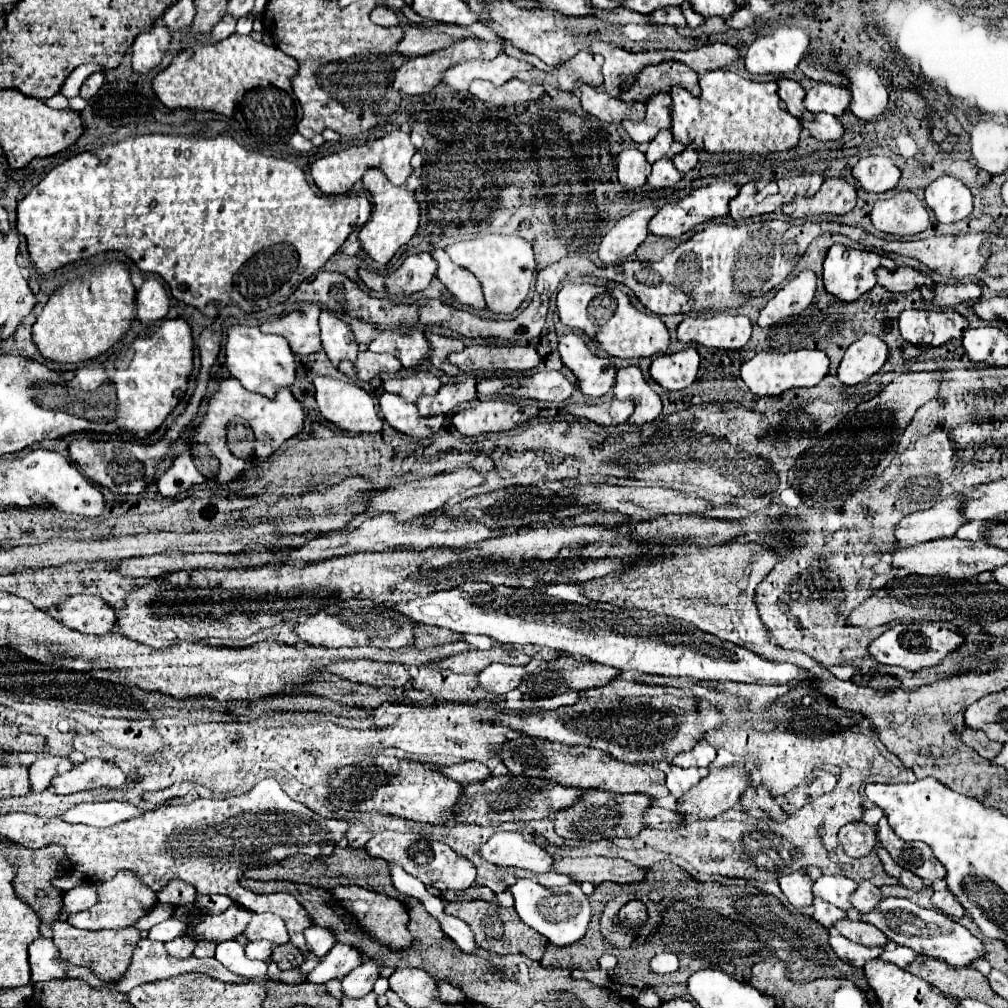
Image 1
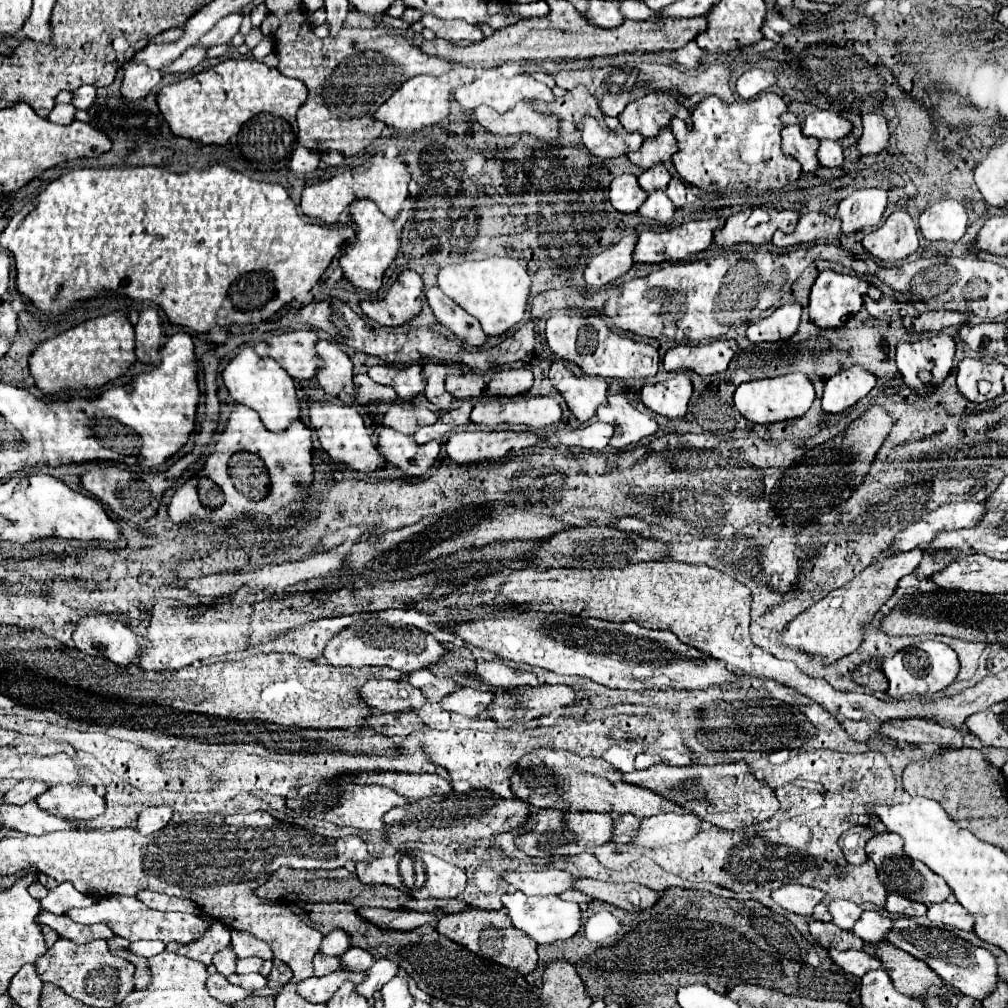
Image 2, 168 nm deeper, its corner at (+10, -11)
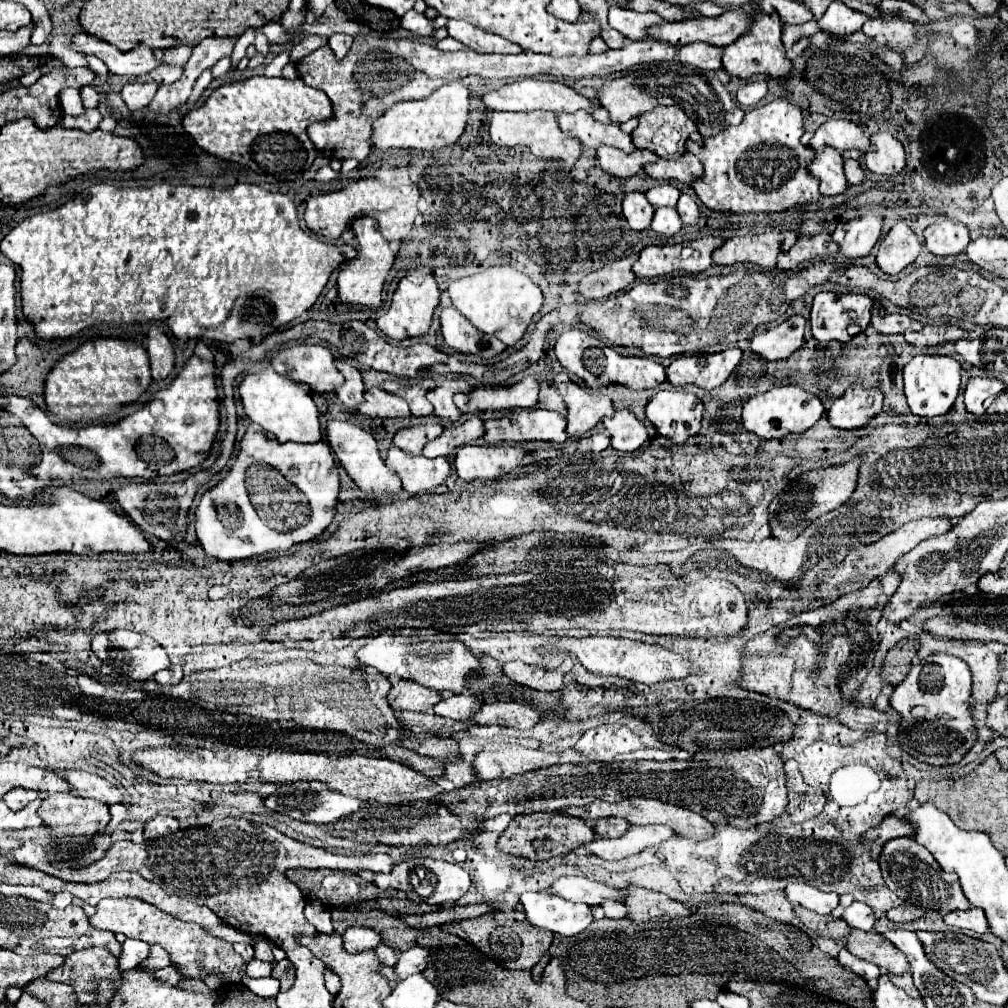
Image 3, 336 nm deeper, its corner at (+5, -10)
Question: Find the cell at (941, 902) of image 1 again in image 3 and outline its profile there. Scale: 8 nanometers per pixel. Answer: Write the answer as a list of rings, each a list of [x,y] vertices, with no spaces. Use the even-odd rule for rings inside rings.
[[[971,908],[971,910],[967,910],[967,912],[955,910],[955,912],[947,914],[943,920],[945,920],[945,924],[949,924],[949,926],[957,926],[957,928],[971,930],[971,932],[977,932],[977,934],[985,934],[985,932],[989,930],[985,912],[983,912],[981,908]]]

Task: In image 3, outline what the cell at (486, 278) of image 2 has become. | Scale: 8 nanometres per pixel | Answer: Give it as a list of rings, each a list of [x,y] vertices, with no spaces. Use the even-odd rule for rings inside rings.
[[[491,266],[485,272],[455,280],[449,286],[453,306],[481,332],[497,336],[507,346],[515,346],[527,332],[533,316],[543,306],[543,294],[539,286],[525,274],[511,266]]]

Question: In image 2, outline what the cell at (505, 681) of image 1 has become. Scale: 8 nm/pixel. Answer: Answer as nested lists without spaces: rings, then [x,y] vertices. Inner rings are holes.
[[[460,687],[458,691],[450,693],[444,697],[442,707],[466,717],[476,717],[482,711],[486,711],[486,707],[490,705],[490,701],[494,699],[492,691],[480,691],[480,689],[472,689],[472,687]]]

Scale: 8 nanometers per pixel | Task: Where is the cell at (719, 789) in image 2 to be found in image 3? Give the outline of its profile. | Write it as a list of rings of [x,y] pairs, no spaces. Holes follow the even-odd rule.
[[[773,746],[741,748],[729,752],[697,752],[689,760],[667,762],[585,762],[563,764],[533,770],[505,780],[475,782],[463,788],[445,792],[439,802],[455,814],[465,814],[475,820],[495,818],[499,814],[533,814],[561,812],[567,806],[587,806],[593,800],[617,802],[619,798],[655,798],[691,812],[703,814],[709,822],[725,822],[739,828],[751,828],[771,822],[785,812],[787,806],[787,776],[783,756]]]

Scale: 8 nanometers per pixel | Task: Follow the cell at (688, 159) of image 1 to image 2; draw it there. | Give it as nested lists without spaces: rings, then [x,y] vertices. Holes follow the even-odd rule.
[[[672,179],[670,185],[666,187],[666,195],[672,199],[676,207],[686,205],[686,185],[680,179]]]

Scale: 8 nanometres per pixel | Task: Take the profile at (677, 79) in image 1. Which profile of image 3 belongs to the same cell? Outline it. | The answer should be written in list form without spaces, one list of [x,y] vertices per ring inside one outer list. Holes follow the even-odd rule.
[[[657,106],[653,112],[639,116],[639,126],[631,136],[635,148],[651,150],[665,160],[683,156],[683,152],[687,152],[687,140],[703,144],[695,122],[689,120],[679,106]]]

